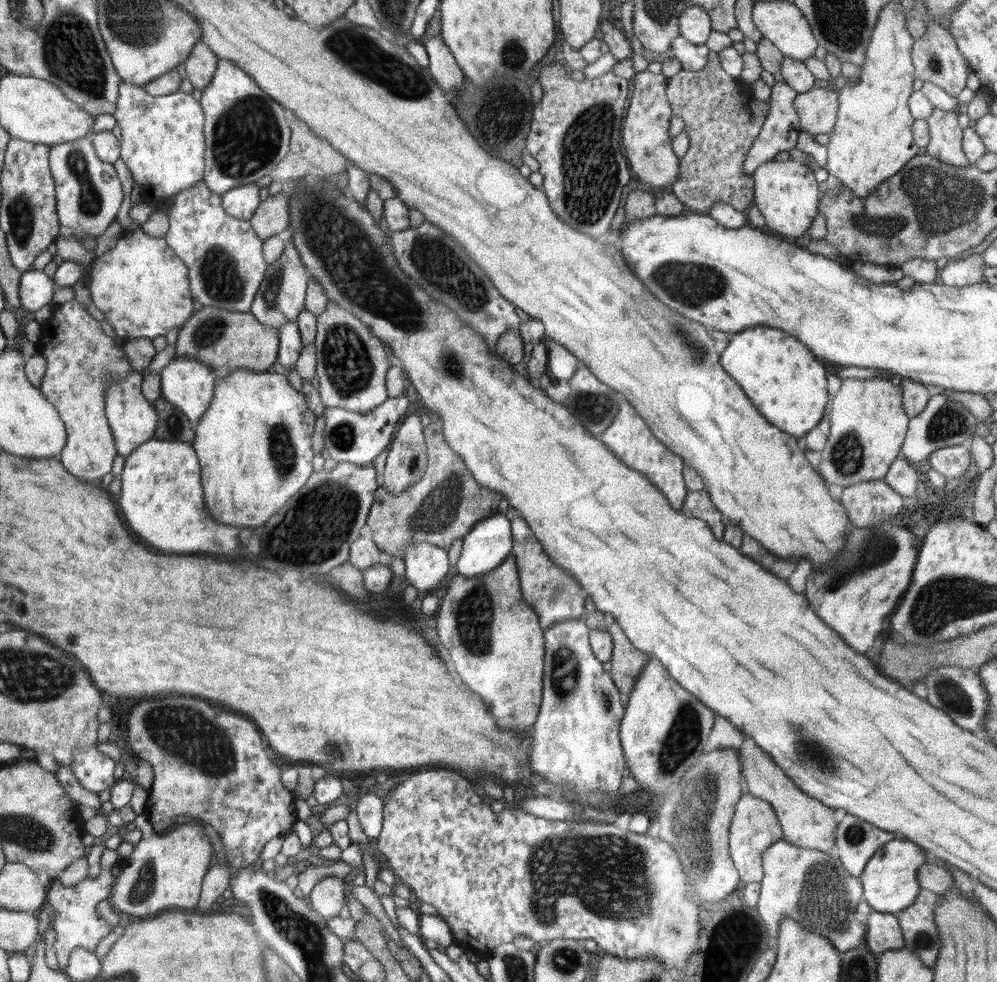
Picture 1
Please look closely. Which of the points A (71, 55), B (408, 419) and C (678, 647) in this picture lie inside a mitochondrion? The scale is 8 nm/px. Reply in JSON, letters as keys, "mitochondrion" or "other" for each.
{"A":"mitochondrion","B":"other","C":"other"}

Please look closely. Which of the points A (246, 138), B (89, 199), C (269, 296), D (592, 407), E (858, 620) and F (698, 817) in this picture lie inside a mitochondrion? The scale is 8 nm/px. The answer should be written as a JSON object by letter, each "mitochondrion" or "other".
{"A":"mitochondrion","B":"mitochondrion","C":"mitochondrion","D":"mitochondrion","E":"other","F":"mitochondrion"}

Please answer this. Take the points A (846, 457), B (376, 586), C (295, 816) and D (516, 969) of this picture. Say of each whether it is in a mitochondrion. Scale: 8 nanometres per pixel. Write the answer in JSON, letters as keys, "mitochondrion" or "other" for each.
{"A":"mitochondrion","B":"other","C":"other","D":"mitochondrion"}

